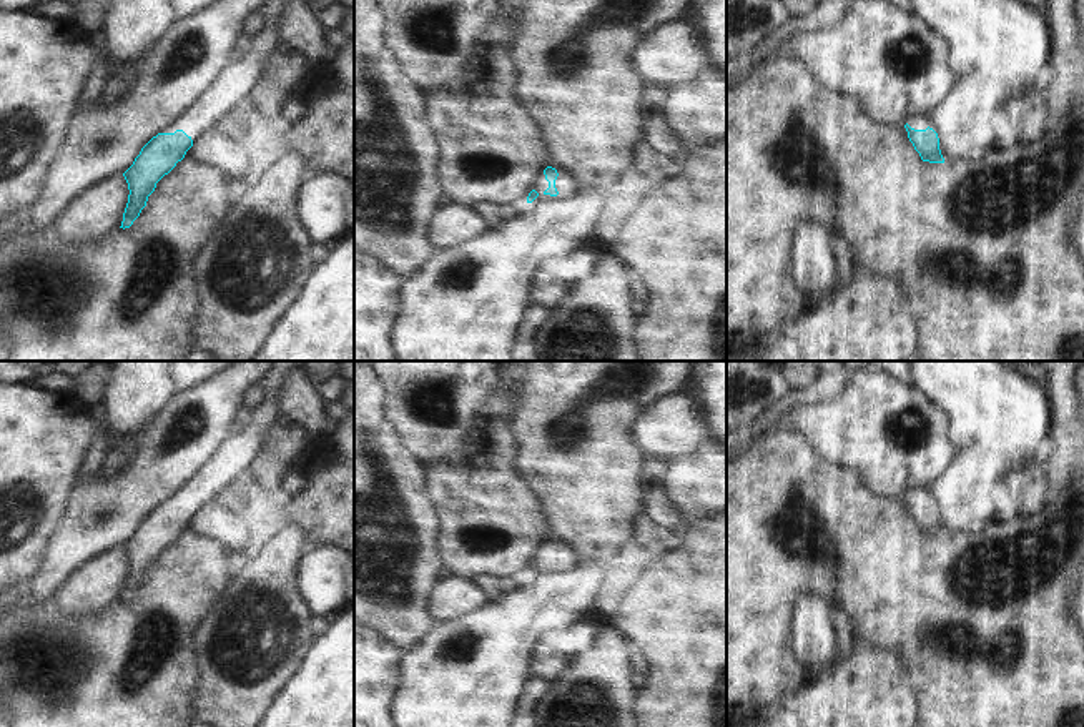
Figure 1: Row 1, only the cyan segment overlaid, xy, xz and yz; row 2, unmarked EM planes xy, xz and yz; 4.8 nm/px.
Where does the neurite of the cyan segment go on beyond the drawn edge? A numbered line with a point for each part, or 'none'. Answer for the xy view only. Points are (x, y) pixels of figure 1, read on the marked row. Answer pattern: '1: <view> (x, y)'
1: xy (233, 84)

